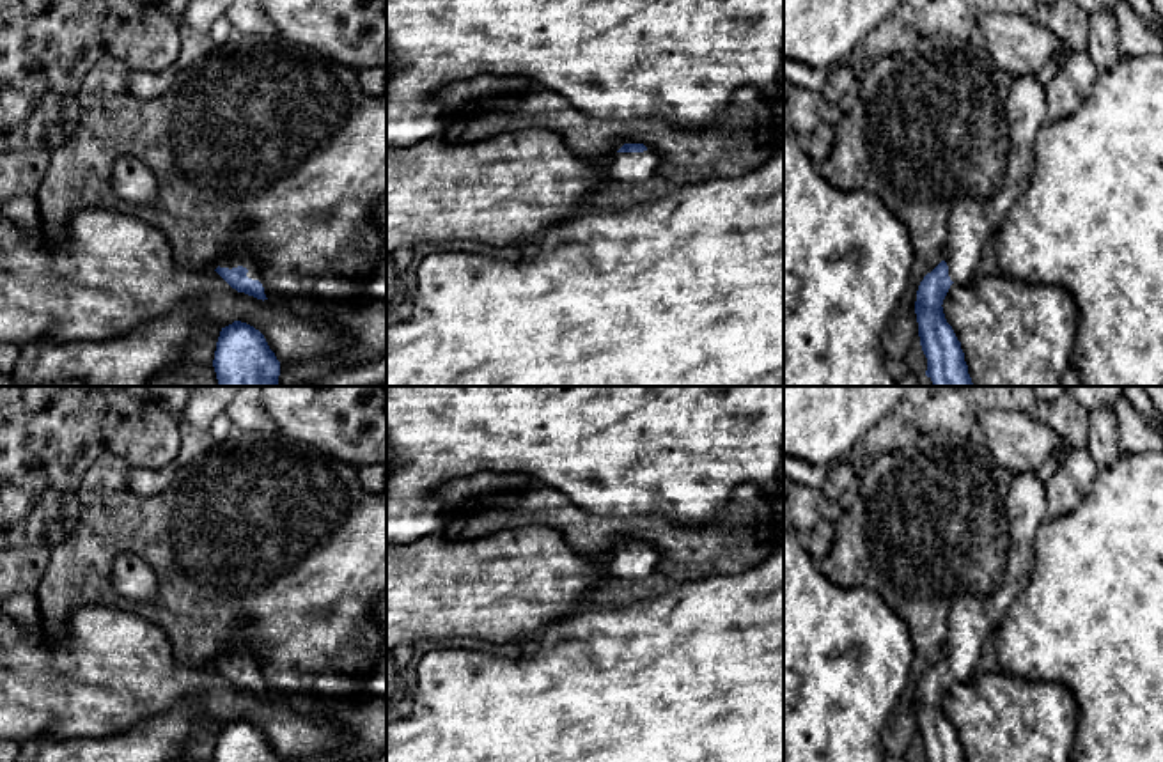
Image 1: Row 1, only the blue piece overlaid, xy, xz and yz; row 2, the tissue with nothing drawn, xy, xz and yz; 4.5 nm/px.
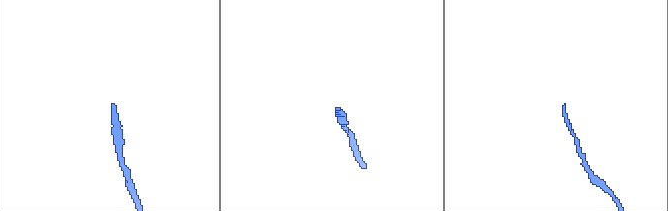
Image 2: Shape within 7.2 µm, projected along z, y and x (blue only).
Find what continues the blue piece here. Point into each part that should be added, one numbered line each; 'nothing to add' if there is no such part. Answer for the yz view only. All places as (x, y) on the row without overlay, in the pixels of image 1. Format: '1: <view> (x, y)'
1: yz (972, 621)

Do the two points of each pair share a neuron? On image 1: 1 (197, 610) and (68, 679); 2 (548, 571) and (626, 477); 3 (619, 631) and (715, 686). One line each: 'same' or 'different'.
1: different
2: different
3: same

